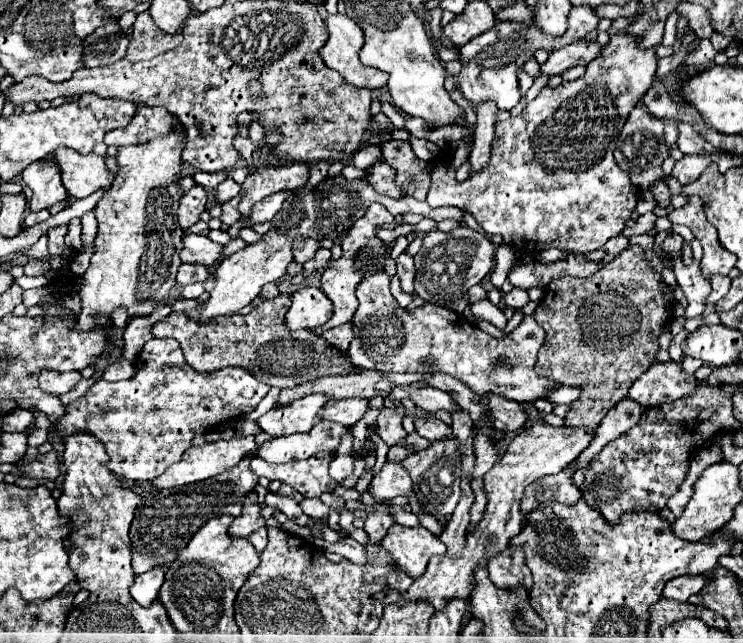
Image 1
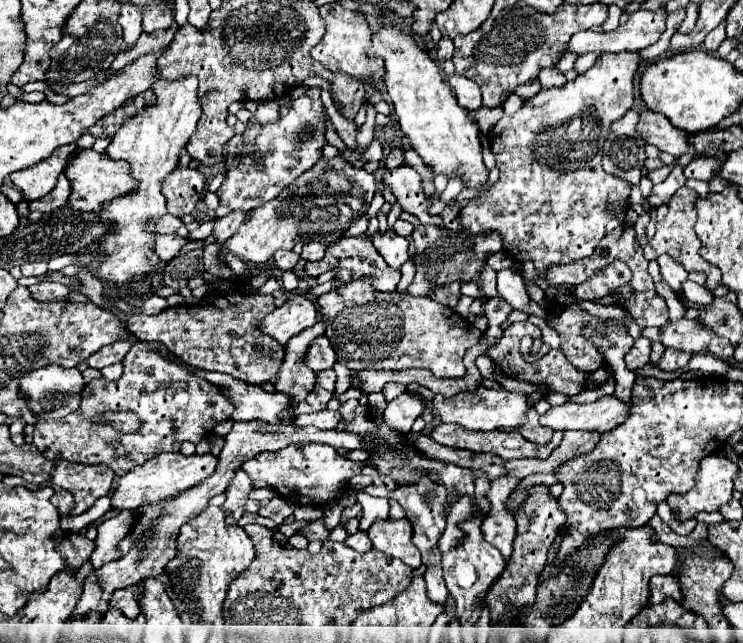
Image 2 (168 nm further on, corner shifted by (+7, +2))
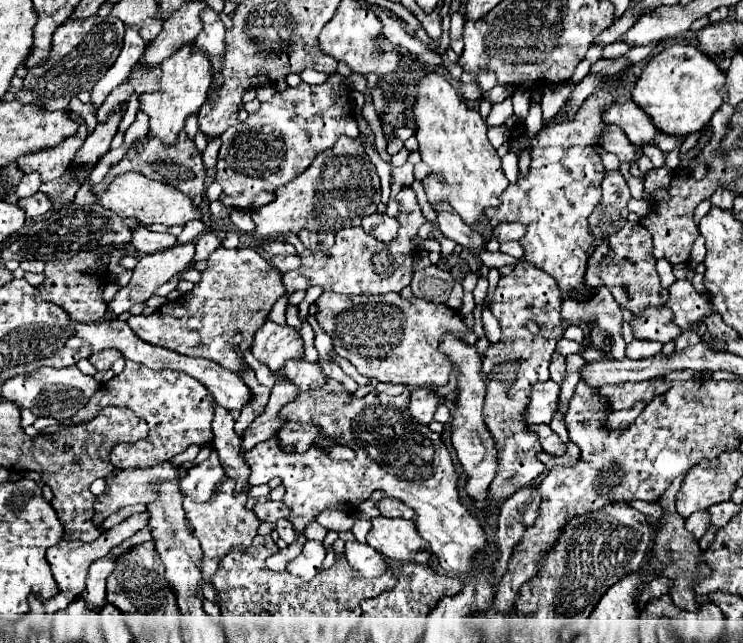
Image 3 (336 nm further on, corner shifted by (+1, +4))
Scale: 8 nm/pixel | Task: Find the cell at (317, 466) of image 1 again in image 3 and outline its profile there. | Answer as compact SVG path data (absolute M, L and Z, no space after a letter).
M326 380L322 388L302 392L294 404L282 408L286 422L318 424L322 436L352 448L356 458L352 462L338 462L328 458L320 448L310 448L304 454L282 452L276 438L256 444L244 454L251 470L249 485L265 484L276 476L282 478L286 488L284 504L290 508L288 522L292 522L296 530L296 542L272 554L266 560L266 568L282 572L286 564L298 556L306 542L304 528L314 522L322 510L330 508L352 514L352 508L368 500L374 490L382 490L386 498L400 500L416 512L416 528L420 536L430 542L432 554L446 574L460 576L470 572L472 558L478 556L476 552L486 550L486 532L460 502L458 474L440 434L410 416L408 400L410 390L406 386L378 384L364 398L356 398L340 382Z

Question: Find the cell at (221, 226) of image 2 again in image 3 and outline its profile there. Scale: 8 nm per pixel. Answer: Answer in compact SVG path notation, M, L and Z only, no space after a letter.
M206 232L202 236L198 236L196 240L196 254L194 254L194 260L206 260L216 248L218 248L218 238L216 238L216 232Z

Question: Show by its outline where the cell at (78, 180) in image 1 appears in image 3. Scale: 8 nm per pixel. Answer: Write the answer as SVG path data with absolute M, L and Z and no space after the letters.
M138 172L120 174L106 192L98 194L98 200L104 208L110 208L122 218L136 218L140 224L164 224L164 226L184 226L190 220L202 220L202 210L174 186L150 180Z

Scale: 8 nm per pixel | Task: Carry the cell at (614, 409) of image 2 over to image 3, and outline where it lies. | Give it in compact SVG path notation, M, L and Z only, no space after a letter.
M646 380L646 382L626 382L626 384L606 384L600 394L608 398L612 410L632 408L634 402L650 402L654 396L670 388L668 380Z

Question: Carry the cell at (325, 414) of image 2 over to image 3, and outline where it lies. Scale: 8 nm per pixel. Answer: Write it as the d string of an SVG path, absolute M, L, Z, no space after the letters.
M284 424L282 430L278 432L278 442L280 450L296 450L296 452L306 452L312 440L318 438L318 426L314 424Z

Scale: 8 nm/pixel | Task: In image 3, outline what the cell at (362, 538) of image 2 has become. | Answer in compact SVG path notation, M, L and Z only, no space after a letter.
M346 542L346 560L358 572L358 578L376 578L388 570L388 562L380 552L360 542Z

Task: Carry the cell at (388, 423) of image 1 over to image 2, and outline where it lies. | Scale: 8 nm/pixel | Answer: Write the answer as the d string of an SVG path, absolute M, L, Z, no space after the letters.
M400 394L392 402L388 402L384 410L384 422L388 422L388 426L398 430L400 434L408 434L414 420L422 414L422 410L424 404L420 398L410 394Z

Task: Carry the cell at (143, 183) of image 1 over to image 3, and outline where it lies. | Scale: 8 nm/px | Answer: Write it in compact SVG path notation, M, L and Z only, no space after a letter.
M194 42L182 46L174 56L166 58L162 66L162 78L160 78L160 90L158 92L146 92L140 96L142 112L150 116L150 136L160 138L164 144L174 144L178 138L178 132L184 128L184 120L190 114L196 114L198 108L206 102L206 92L212 84L212 66L210 60L204 54L192 54Z

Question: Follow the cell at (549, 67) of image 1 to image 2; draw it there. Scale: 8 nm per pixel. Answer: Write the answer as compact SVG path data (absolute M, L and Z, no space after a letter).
M638 10L630 16L624 26L618 26L614 32L580 32L574 34L568 42L568 50L572 54L586 54L586 52L638 52L654 42L658 42L660 34L666 30L666 10L648 12Z

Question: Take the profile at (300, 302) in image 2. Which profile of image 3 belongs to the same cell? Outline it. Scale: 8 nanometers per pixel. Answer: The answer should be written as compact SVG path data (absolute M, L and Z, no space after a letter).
M266 320L254 336L252 354L270 370L280 370L288 360L298 360L298 356L304 356L302 338L294 328L278 326Z

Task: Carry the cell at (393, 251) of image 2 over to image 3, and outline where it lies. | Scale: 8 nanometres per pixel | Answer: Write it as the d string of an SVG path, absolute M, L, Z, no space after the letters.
M374 212L372 216L366 216L366 220L362 220L362 228L366 234L370 234L382 242L390 242L398 234L398 220L390 218L388 214Z

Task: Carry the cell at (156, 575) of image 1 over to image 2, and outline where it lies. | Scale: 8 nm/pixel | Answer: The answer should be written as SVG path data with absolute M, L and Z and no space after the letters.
M128 586L124 590L116 590L112 594L110 606L112 608L120 608L124 612L124 616L128 618L136 618L140 614L140 602L136 602L136 592L140 592L140 586Z

